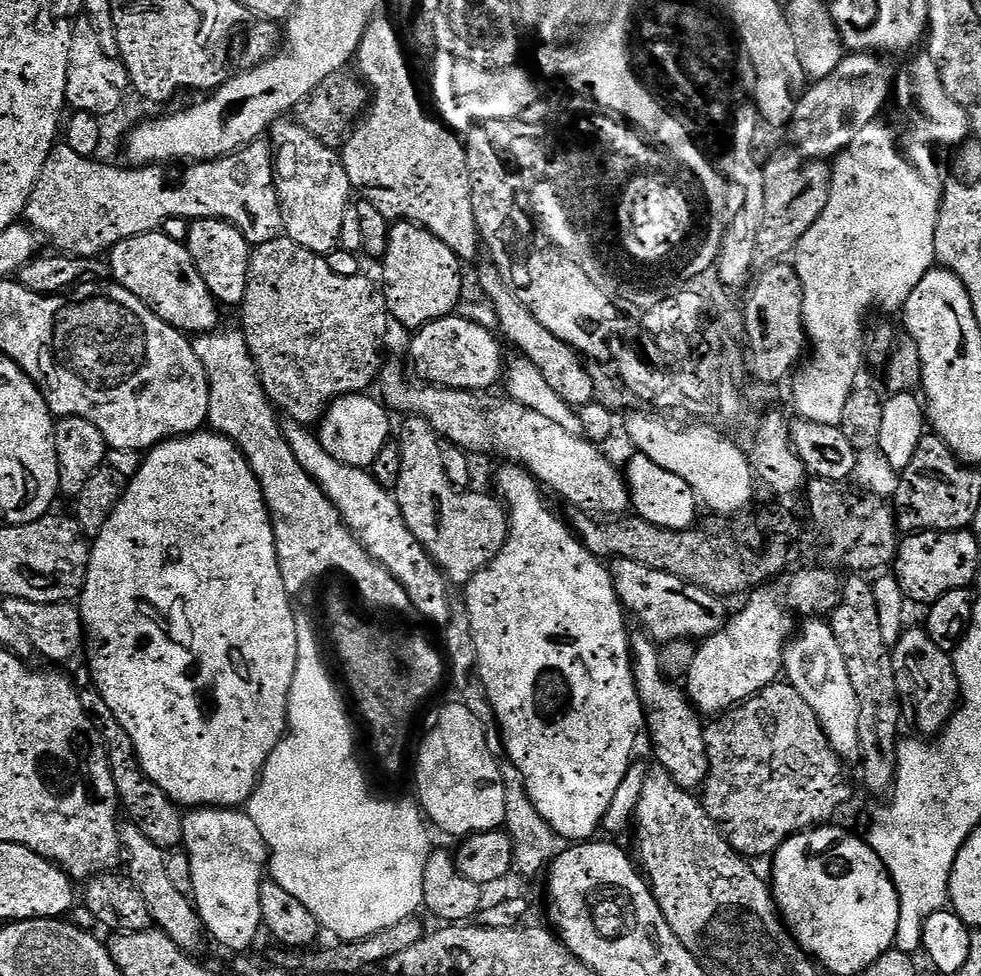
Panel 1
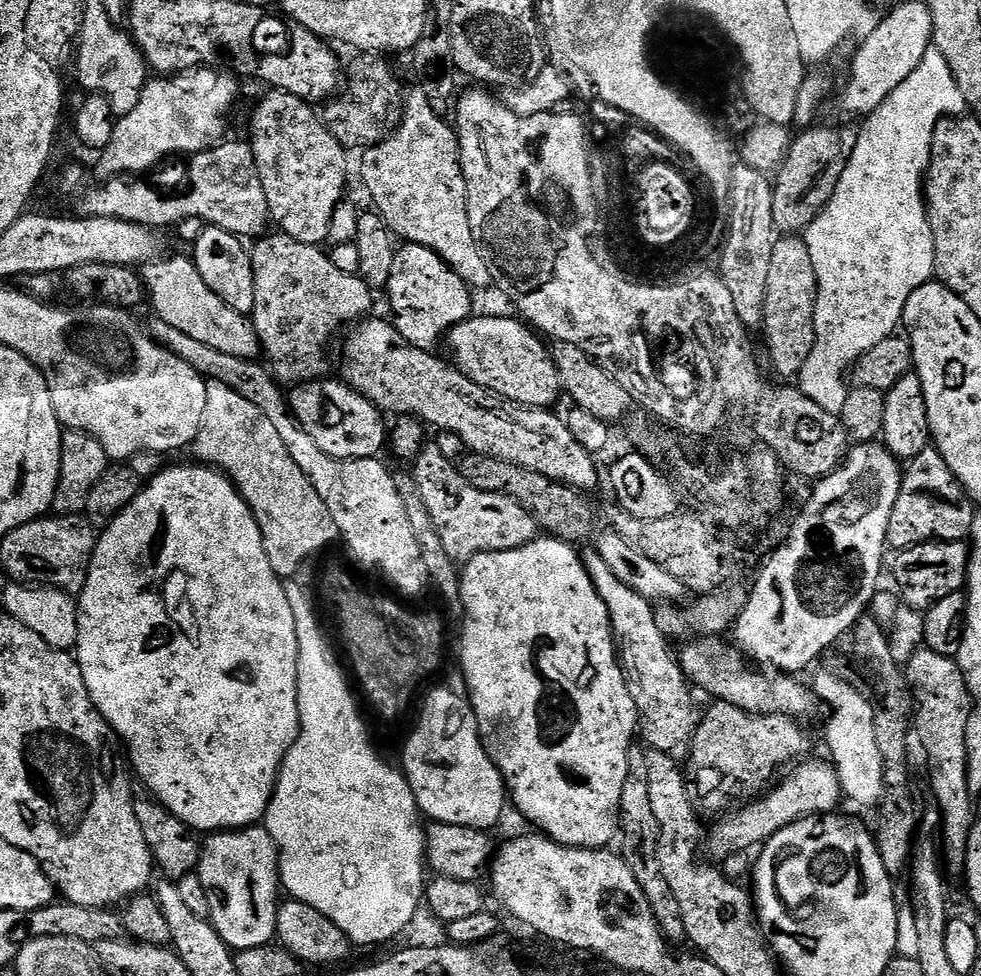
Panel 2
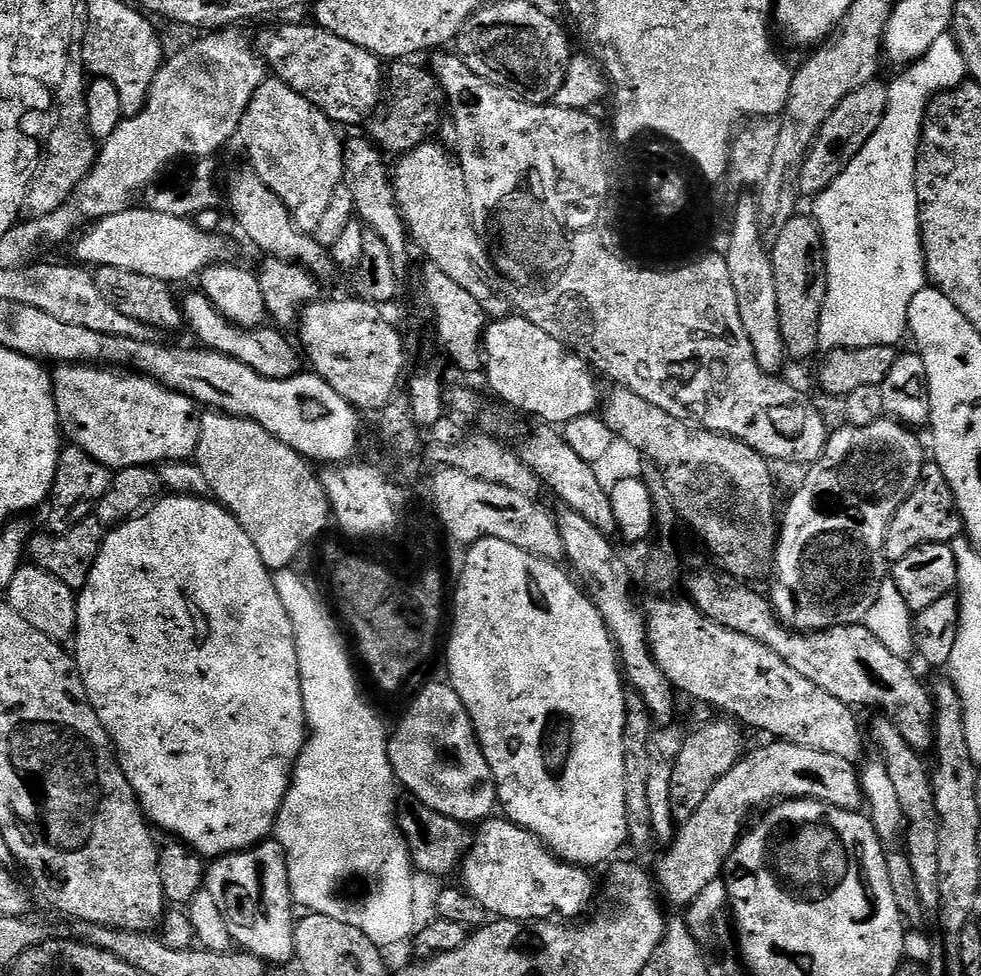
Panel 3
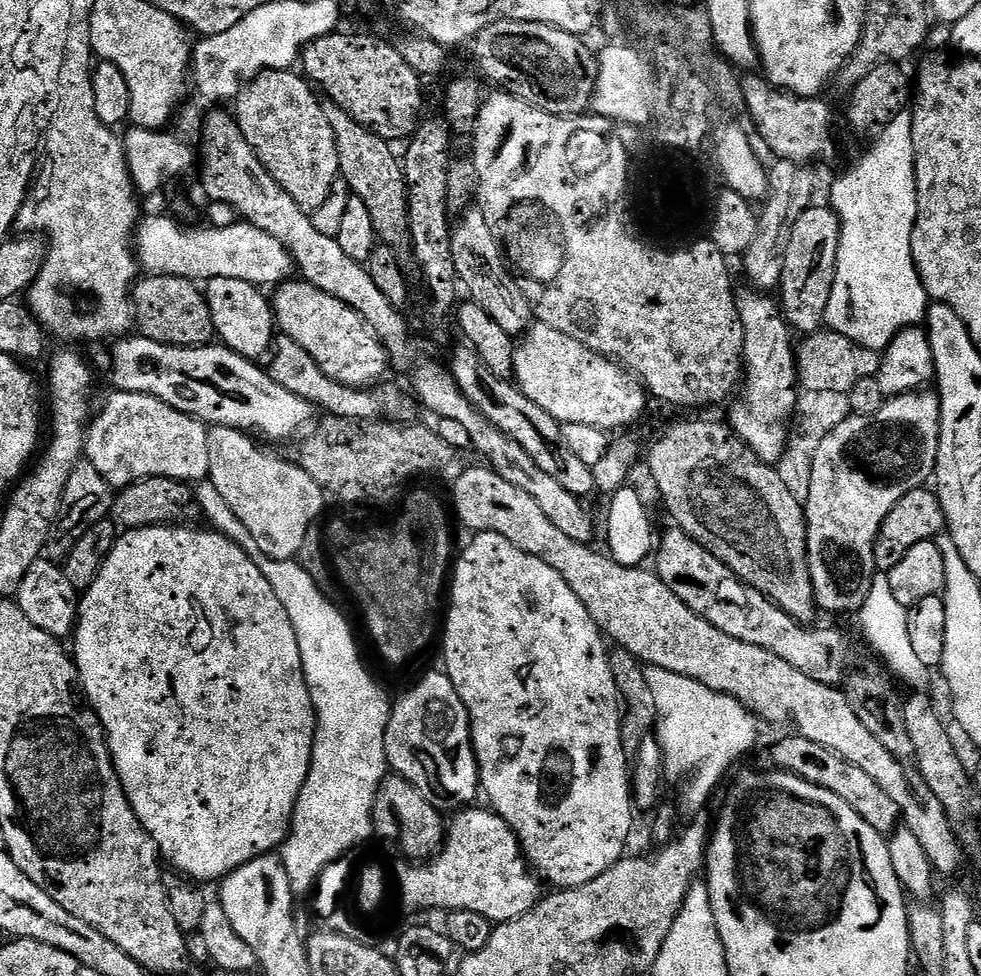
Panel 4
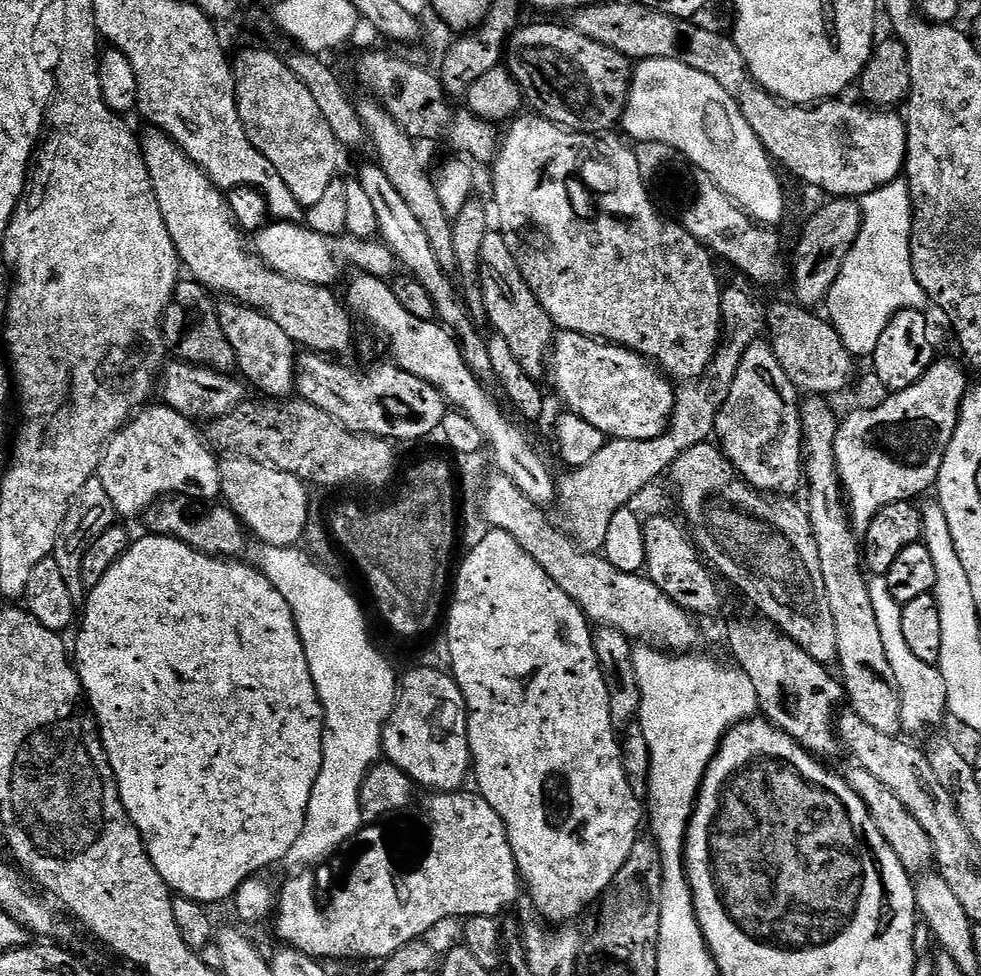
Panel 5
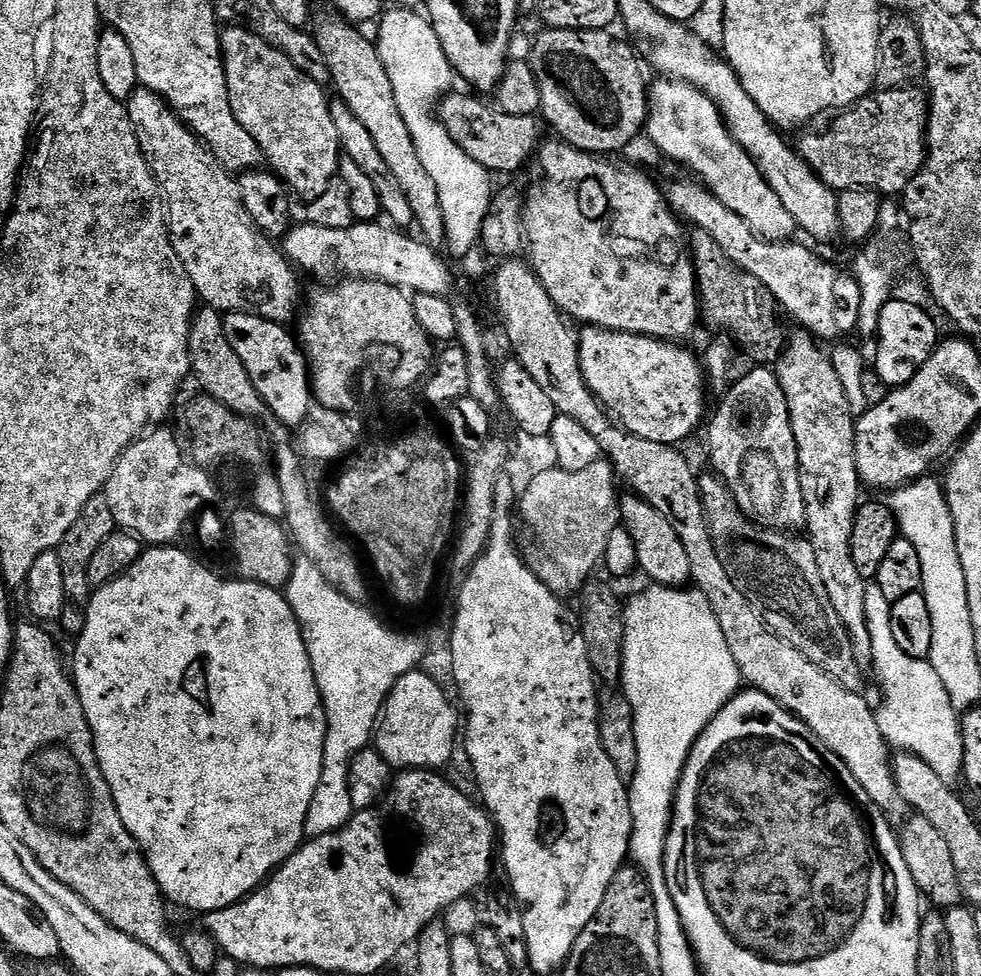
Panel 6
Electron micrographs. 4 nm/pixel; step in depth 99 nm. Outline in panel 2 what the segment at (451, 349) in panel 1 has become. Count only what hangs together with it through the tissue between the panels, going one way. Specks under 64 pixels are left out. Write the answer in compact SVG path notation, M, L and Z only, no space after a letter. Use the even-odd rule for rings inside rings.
M476 314L463 320L461 324L454 325L446 337L447 347L452 347L451 359L455 367L459 368L462 374L466 374L466 378L470 378L487 392L493 392L495 396L512 400L516 404L525 404L528 408L551 409L552 403L562 396L562 389L549 345L544 345L545 341L527 323L516 320L511 320L508 316Z

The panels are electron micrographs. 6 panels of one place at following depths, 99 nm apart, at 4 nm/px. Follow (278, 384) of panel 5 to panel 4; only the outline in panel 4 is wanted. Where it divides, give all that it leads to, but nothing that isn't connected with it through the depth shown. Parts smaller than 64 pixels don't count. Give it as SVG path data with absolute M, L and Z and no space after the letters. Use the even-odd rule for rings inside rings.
M214 278L207 281L204 296L210 306L210 318L214 318L219 343L257 362L271 353L278 325L272 301L261 289L250 282L242 282L242 278Z

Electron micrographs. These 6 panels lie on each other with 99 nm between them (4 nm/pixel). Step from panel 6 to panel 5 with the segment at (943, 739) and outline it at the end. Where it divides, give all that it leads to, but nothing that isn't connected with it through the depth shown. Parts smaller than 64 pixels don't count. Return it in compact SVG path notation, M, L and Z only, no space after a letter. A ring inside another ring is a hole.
M871 577L868 589L870 590L870 602L874 607L874 615L878 619L878 630L881 631L882 642L885 644L887 662L893 667L894 678L898 681L899 697L902 698L901 727L906 732L916 732L924 726L934 726L940 723L948 712L948 695L946 694L946 682L942 678L939 667L922 662L920 658L911 653L910 646L903 637L901 614L903 605L894 601L894 596L890 594L887 577Z

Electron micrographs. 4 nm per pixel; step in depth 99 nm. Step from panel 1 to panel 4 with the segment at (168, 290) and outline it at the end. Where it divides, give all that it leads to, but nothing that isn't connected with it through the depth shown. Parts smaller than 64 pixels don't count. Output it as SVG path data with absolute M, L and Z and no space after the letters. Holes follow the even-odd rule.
M277 335L270 353L271 360L272 365L267 365L266 371L274 378L274 382L278 382L278 386L290 390L290 394L298 394L298 398L310 402L317 409L325 408L323 411L327 415L355 420L386 420L389 424L417 423L418 404L407 391L404 393L398 385L389 382L380 382L367 388L346 386L330 378L330 374L326 374L326 370L322 370L322 366L314 362L314 358L310 358L310 354L306 354L298 342L294 342L294 338Z

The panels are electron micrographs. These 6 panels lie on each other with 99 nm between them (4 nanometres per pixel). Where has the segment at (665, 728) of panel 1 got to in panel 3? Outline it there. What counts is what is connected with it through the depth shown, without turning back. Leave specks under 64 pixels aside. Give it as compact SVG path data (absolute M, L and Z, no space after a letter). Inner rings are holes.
M567 510L561 513L558 516L560 541L567 563L572 563L571 571L583 582L602 622L608 627L608 633L612 635L627 687L637 692L642 702L646 702L646 710L657 725L670 723L676 716L678 693L670 678L662 672L662 666L658 666L658 662L652 657L648 645L648 623L644 620L641 605L636 605L636 600L632 597L632 576L628 573L627 566L620 561L620 556L612 545L613 541L591 522L586 522L582 514Z

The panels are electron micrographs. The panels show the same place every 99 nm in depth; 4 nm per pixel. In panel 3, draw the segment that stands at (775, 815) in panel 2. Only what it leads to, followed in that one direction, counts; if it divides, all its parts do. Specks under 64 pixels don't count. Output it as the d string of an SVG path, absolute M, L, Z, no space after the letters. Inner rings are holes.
M789 740L768 743L772 744L764 744L761 748L754 749L752 753L749 751L741 755L738 763L729 772L722 774L718 782L714 782L710 794L702 798L702 806L698 806L698 810L694 810L692 817L679 825L674 839L665 847L669 848L656 864L656 880L670 903L681 904L681 906L693 904L698 894L706 890L706 886L717 883L721 879L726 862L742 835L740 819L750 815L755 808L763 809L773 802L785 800L820 800L823 804L829 804L847 812L860 812L865 807L864 791L860 789L860 778L853 761L838 758L838 754L810 750L810 746L791 744Z

